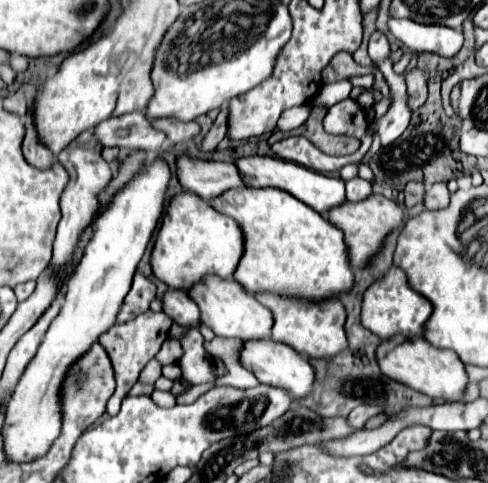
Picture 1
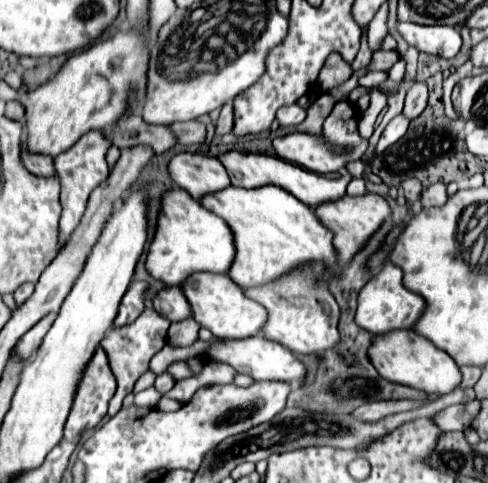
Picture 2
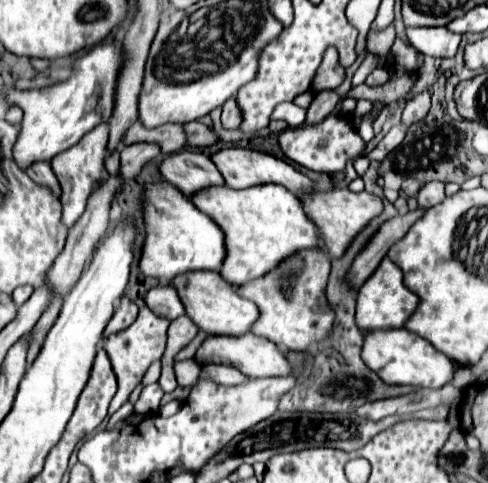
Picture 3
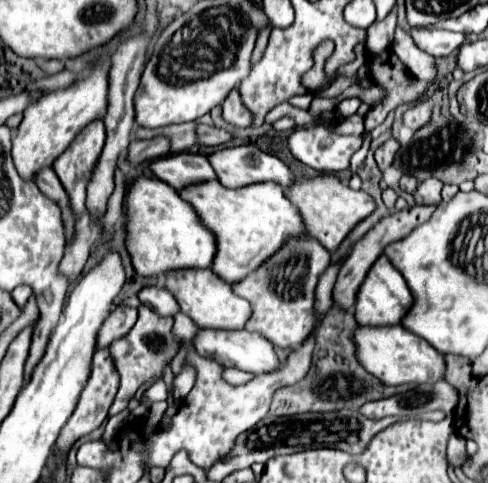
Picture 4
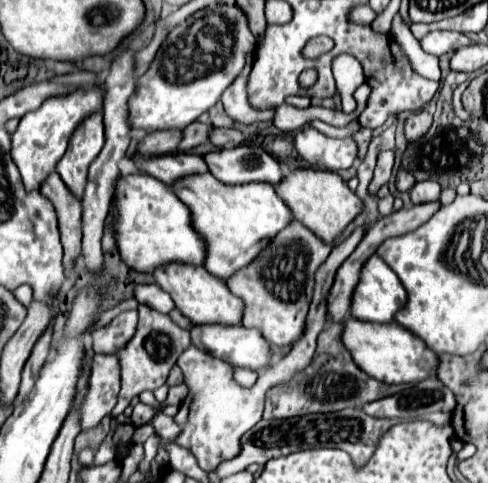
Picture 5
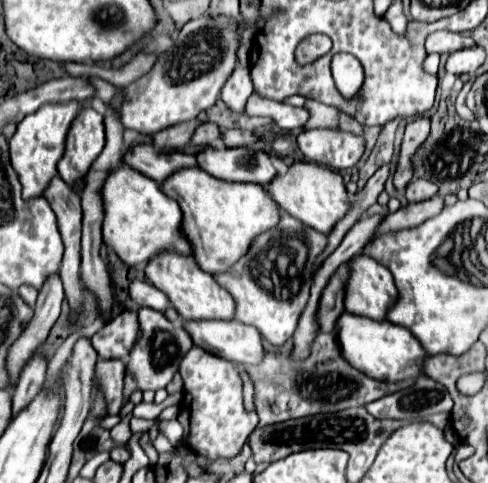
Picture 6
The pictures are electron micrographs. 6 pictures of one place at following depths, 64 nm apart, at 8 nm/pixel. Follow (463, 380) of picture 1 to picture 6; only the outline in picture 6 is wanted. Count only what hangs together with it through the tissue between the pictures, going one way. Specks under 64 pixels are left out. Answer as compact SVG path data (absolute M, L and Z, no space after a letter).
M344 312L344 316L340 316L340 324L336 324L336 340L348 364L376 380L398 382L404 378L416 378L420 374L422 360L426 358L424 348L406 328L394 326L384 320L376 324L374 320L368 320L364 316L352 316L348 312Z

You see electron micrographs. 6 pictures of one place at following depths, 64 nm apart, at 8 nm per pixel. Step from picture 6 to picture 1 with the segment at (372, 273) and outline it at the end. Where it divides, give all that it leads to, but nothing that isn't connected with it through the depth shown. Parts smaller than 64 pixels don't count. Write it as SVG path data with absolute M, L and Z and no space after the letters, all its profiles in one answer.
M392 266L382 276L382 280L376 280L366 288L364 304L362 304L362 312L360 312L360 322L364 324L364 328L374 332L382 340L392 338L394 334L414 338L414 336L422 336L422 326L426 324L430 314L432 314L432 304L422 294L414 292L408 286L406 274L398 266Z

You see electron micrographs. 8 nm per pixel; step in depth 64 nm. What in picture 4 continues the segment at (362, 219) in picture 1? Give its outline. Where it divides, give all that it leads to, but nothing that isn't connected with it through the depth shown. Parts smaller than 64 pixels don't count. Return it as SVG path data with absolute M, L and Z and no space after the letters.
M322 174L314 178L296 178L292 190L284 190L284 192L288 200L292 200L292 204L298 208L304 226L308 228L308 234L316 236L316 240L330 252L334 252L340 246L340 242L356 226L356 222L366 218L376 208L374 200L366 192L356 192L346 184L342 184L340 178L330 174Z

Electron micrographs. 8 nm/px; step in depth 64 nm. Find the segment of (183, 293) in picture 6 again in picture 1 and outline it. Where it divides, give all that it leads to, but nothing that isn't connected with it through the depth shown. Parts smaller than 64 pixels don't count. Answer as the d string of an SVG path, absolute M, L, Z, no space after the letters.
M208 276L200 284L194 284L188 290L188 296L200 308L200 322L214 330L216 336L224 338L238 338L238 340L256 340L268 338L272 330L272 312L262 306L252 294L248 294L234 278L220 280L218 276Z

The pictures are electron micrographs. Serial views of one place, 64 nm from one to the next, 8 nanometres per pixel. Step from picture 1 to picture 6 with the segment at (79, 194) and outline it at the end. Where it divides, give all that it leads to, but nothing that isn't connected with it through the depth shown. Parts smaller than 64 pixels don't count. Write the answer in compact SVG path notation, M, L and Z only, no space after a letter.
M84 108L68 130L64 156L58 162L60 178L74 186L78 178L86 176L92 162L104 148L104 118L94 108Z

